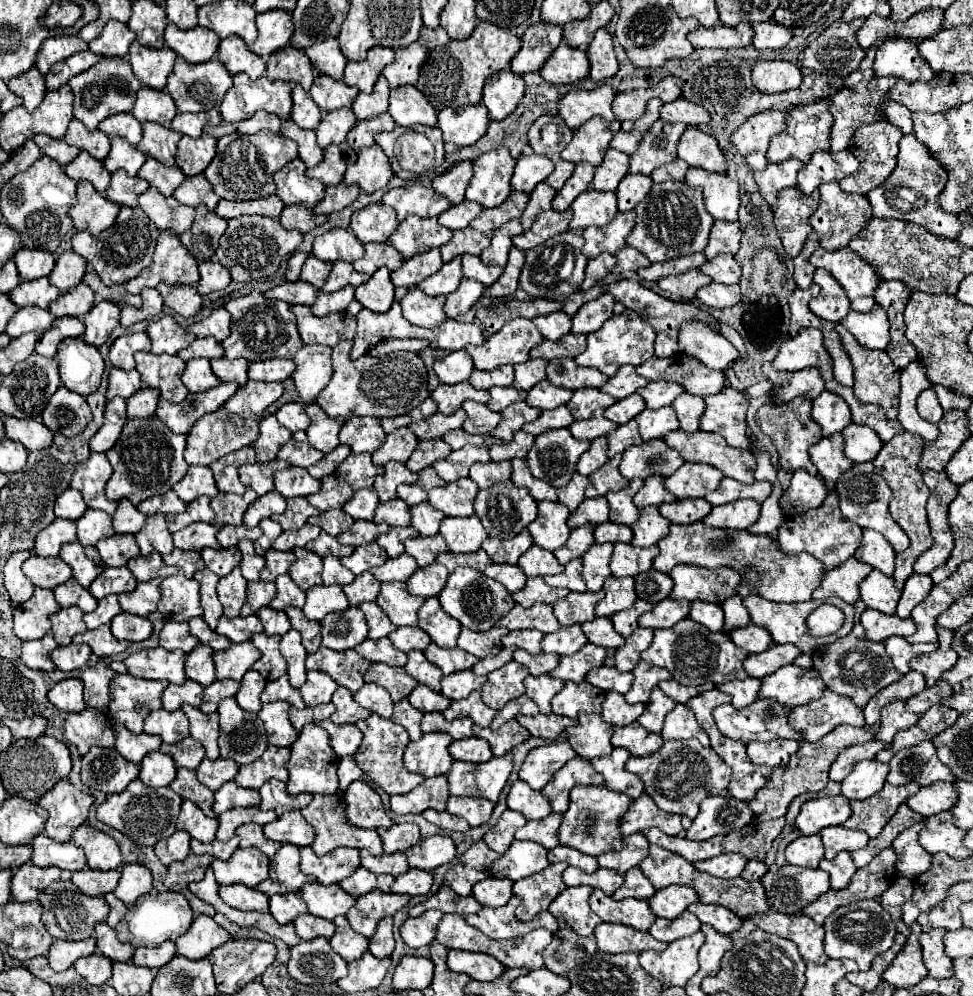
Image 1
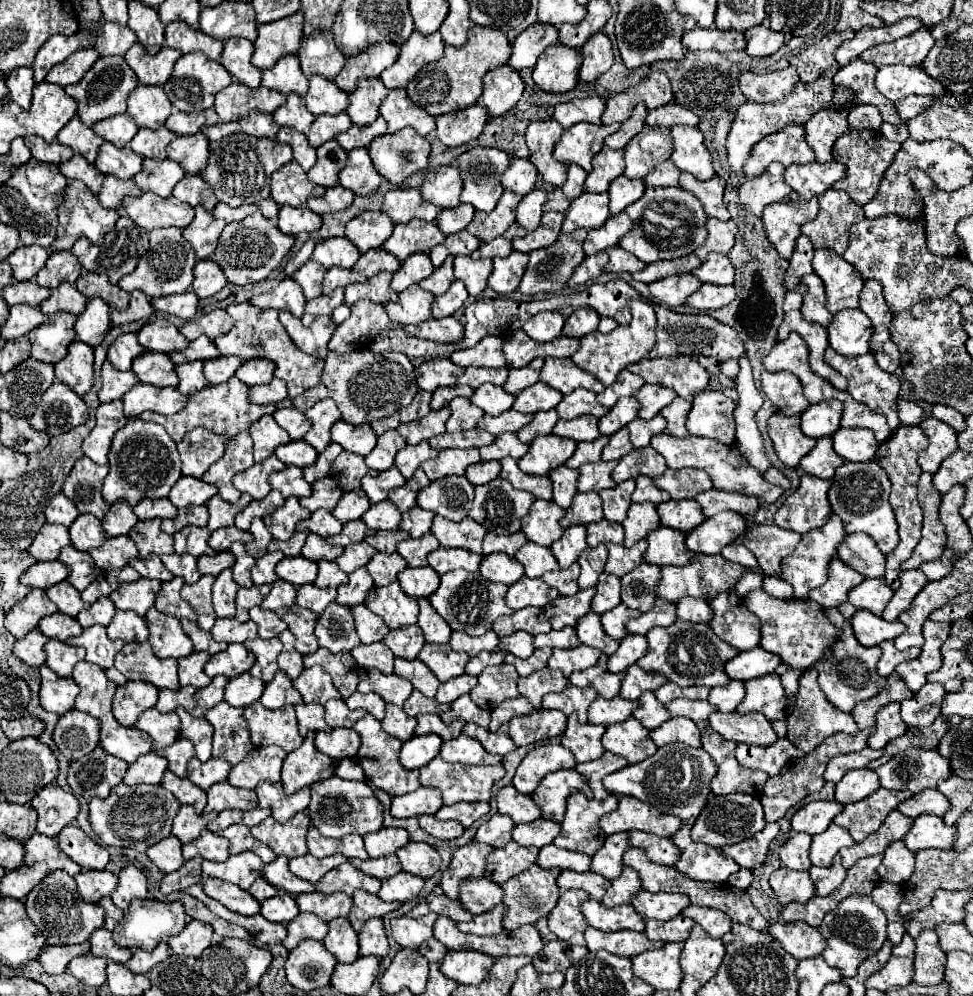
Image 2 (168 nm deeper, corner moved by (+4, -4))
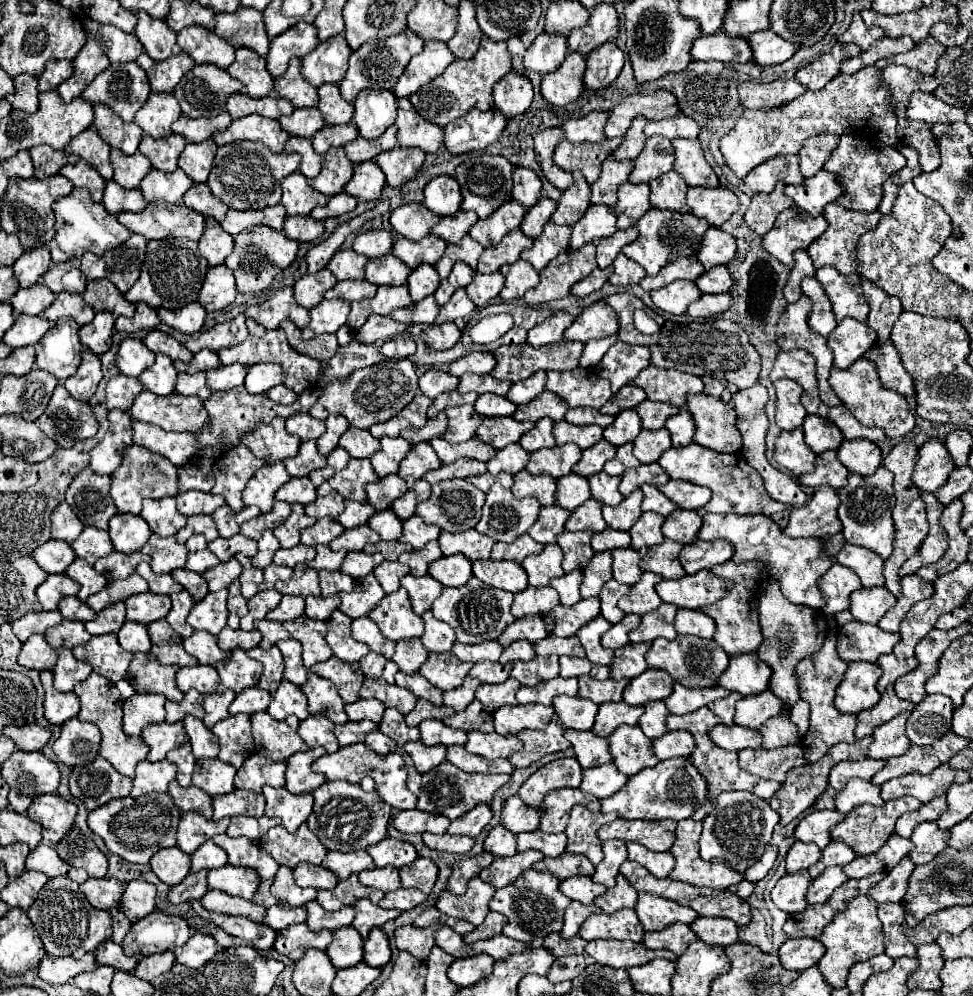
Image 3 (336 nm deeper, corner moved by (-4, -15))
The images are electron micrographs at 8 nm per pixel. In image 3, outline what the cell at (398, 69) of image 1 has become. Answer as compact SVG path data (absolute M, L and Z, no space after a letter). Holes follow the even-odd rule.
M425 42L423 52L411 58L403 76L397 80L393 88L395 96L407 98L415 94L423 84L441 76L451 62L453 62L453 54L445 42Z

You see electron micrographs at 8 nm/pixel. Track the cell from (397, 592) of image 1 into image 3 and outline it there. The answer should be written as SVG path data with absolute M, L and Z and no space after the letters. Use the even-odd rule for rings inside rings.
M405 588L387 594L369 612L369 618L379 626L381 634L393 642L419 638L423 634L423 620L413 612Z

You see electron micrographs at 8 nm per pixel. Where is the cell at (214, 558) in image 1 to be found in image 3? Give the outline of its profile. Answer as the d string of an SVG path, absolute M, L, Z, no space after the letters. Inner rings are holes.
M231 558L231 560L221 562L215 568L207 570L203 574L203 578L209 584L209 592L217 592L221 588L227 588L235 578L239 578L239 574L241 574L241 564L235 558Z

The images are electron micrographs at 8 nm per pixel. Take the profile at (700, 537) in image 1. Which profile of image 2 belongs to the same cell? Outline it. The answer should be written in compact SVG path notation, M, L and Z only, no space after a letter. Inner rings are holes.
M657 527L647 537L647 551L643 559L651 565L687 565L695 553L685 545L685 533L671 527Z

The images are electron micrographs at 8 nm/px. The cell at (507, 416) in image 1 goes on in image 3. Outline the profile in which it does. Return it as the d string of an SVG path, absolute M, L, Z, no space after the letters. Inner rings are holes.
M493 416L485 418L477 428L477 438L493 448L503 448L521 438L527 430L533 428L533 422L517 422L511 416Z

